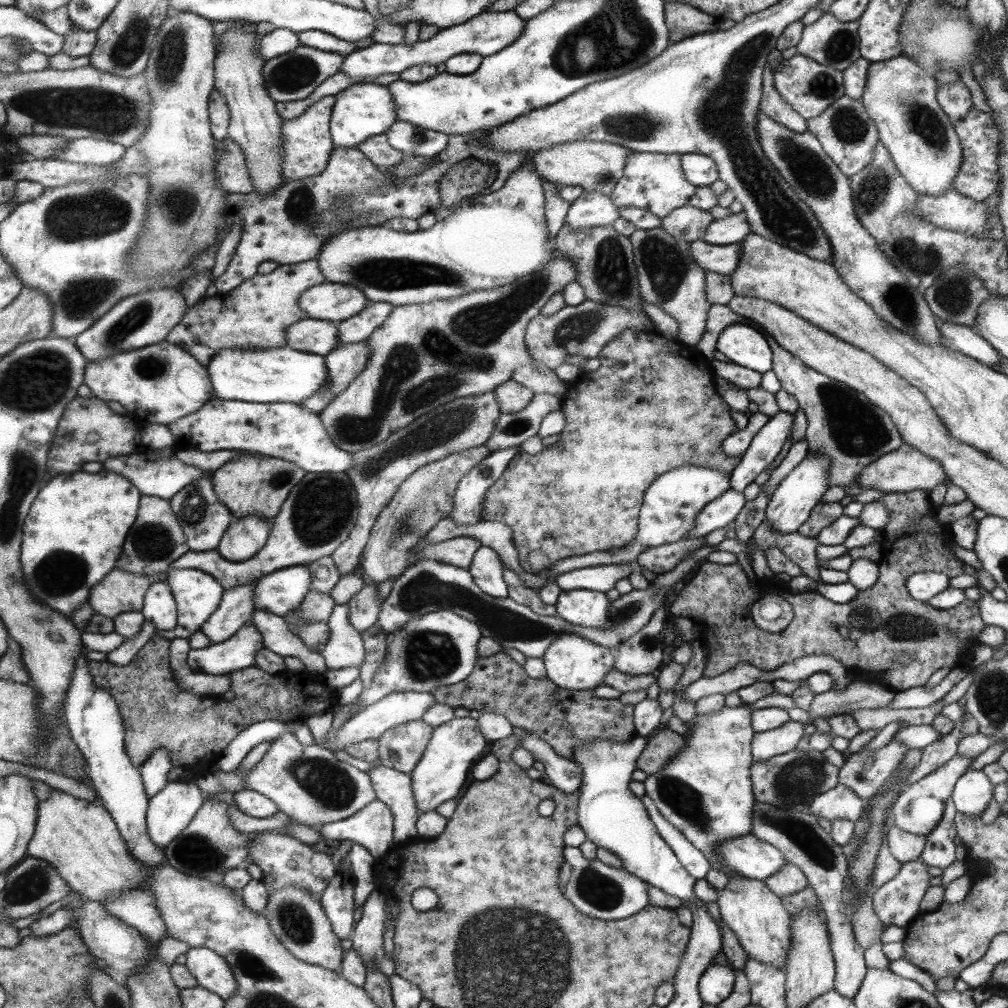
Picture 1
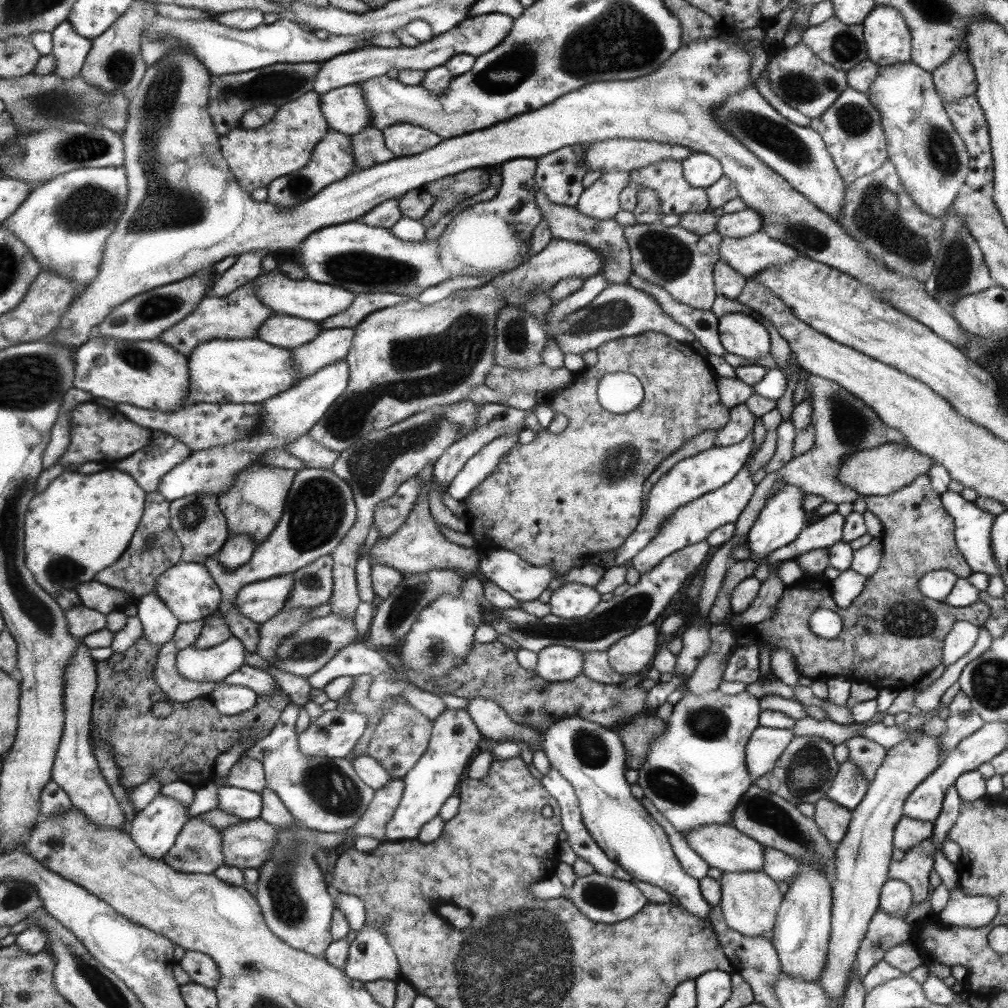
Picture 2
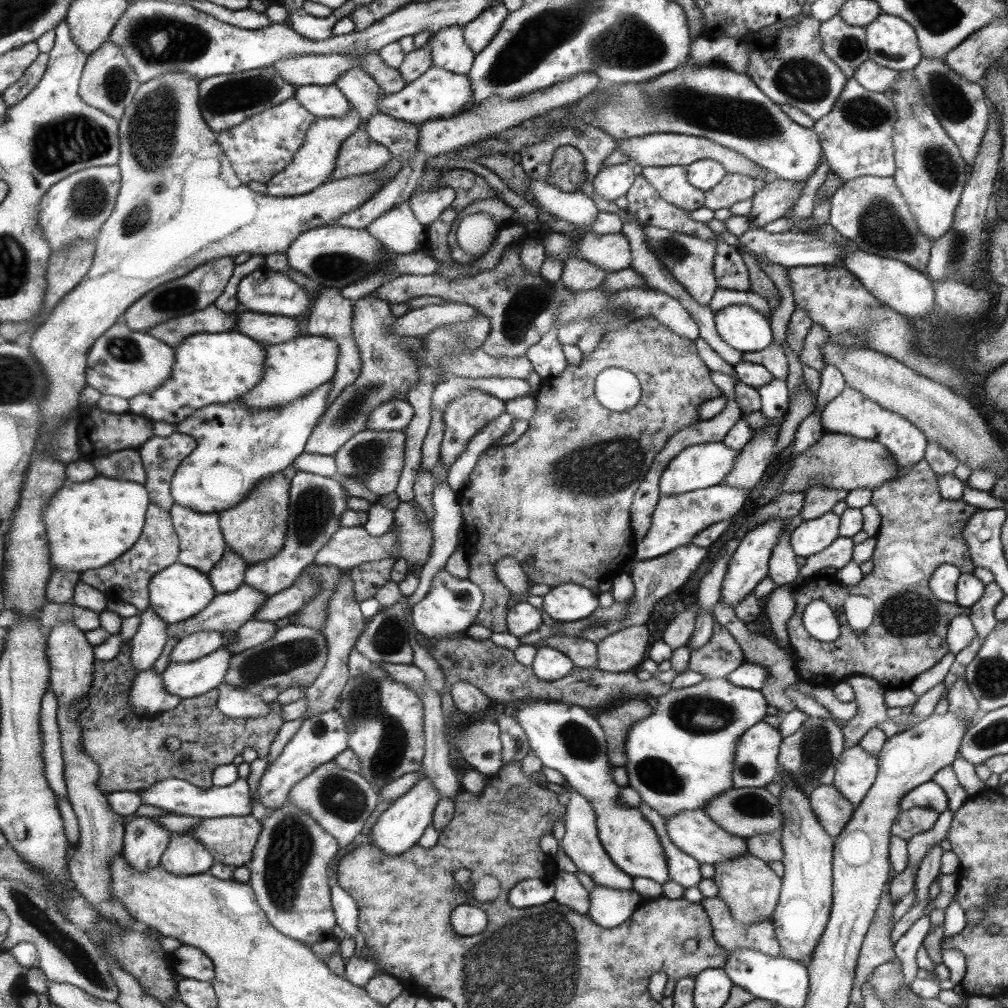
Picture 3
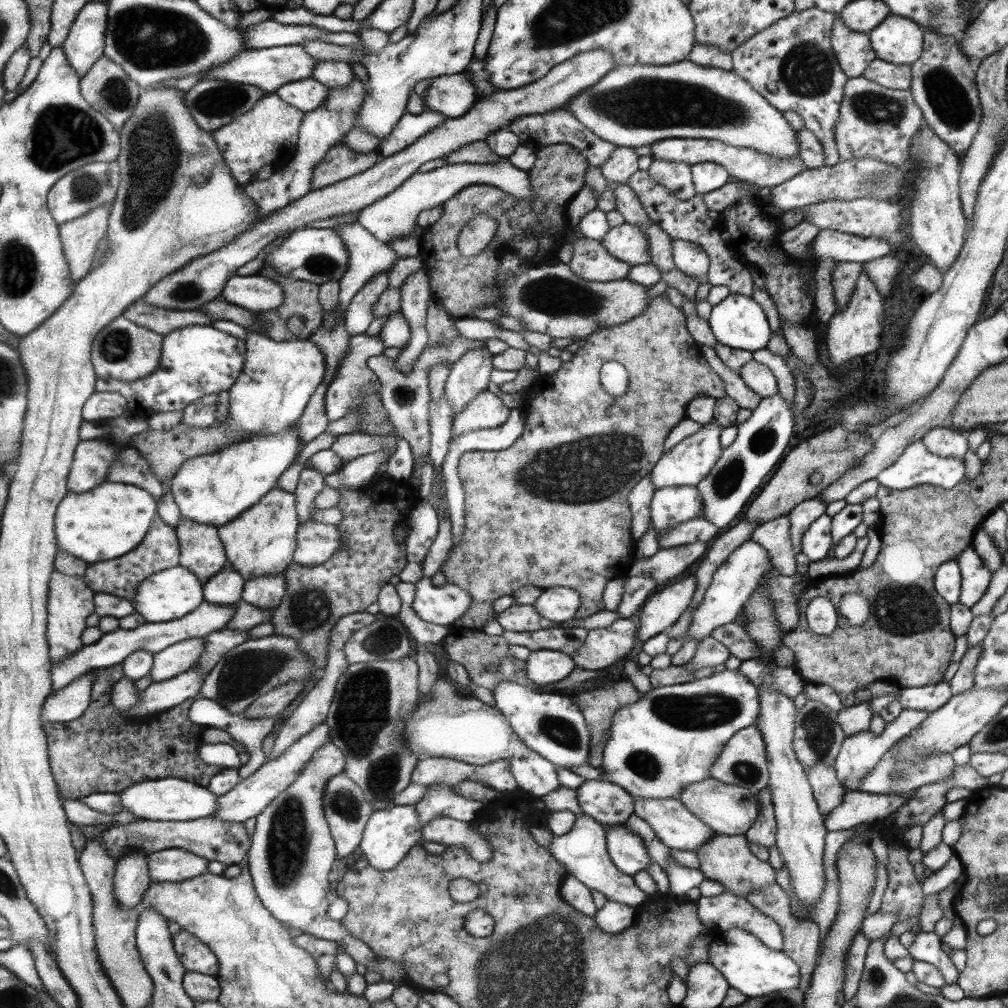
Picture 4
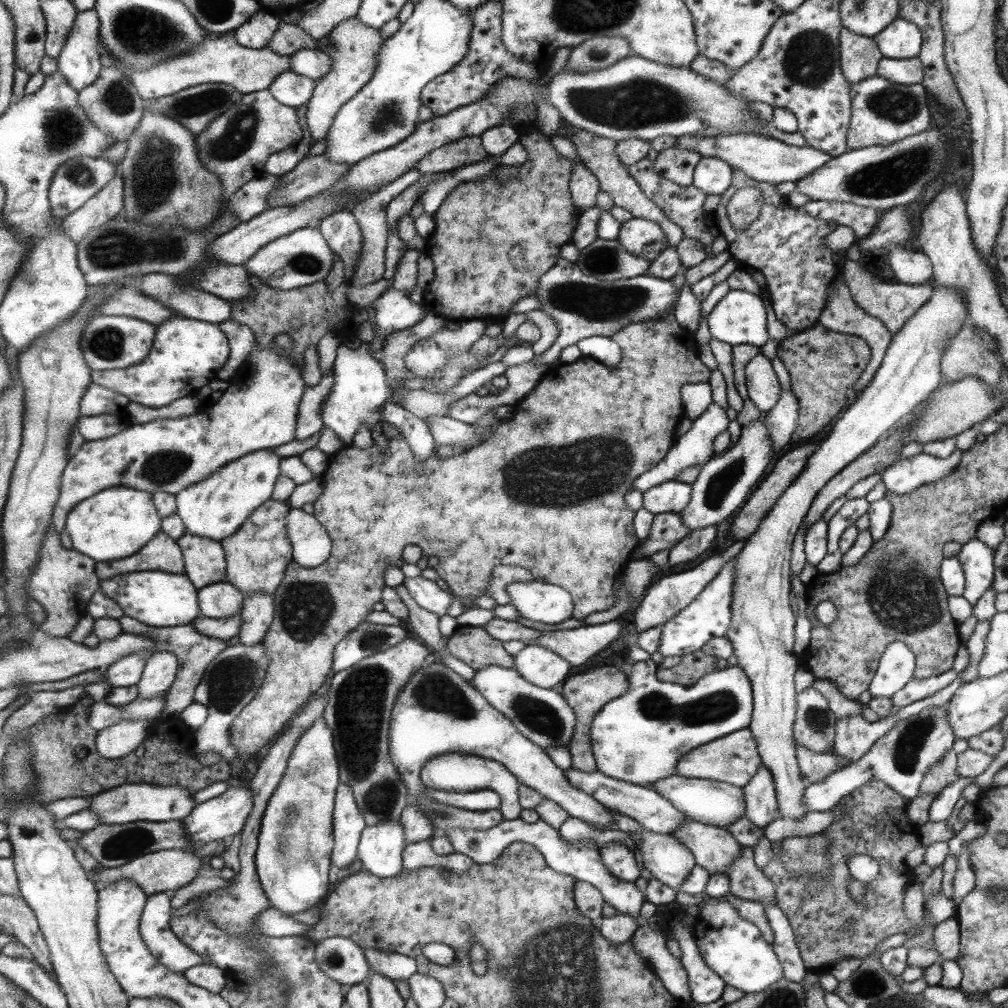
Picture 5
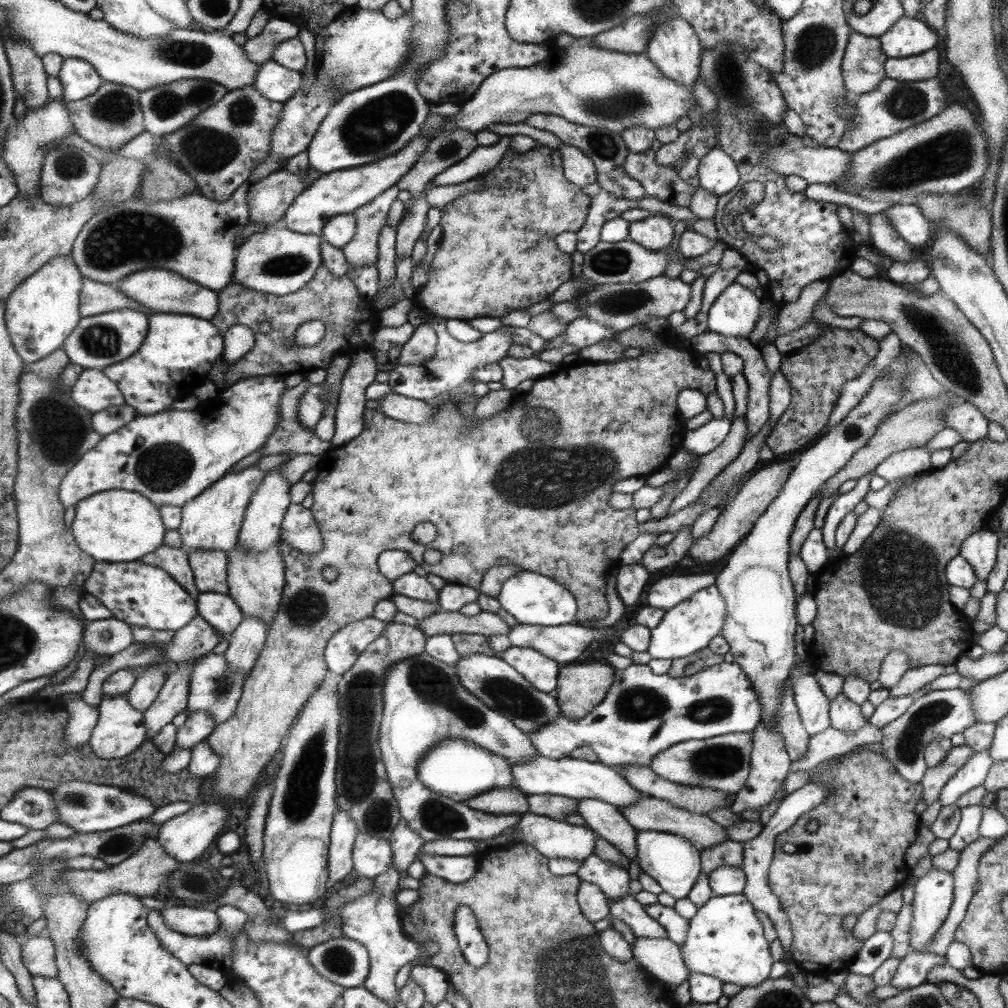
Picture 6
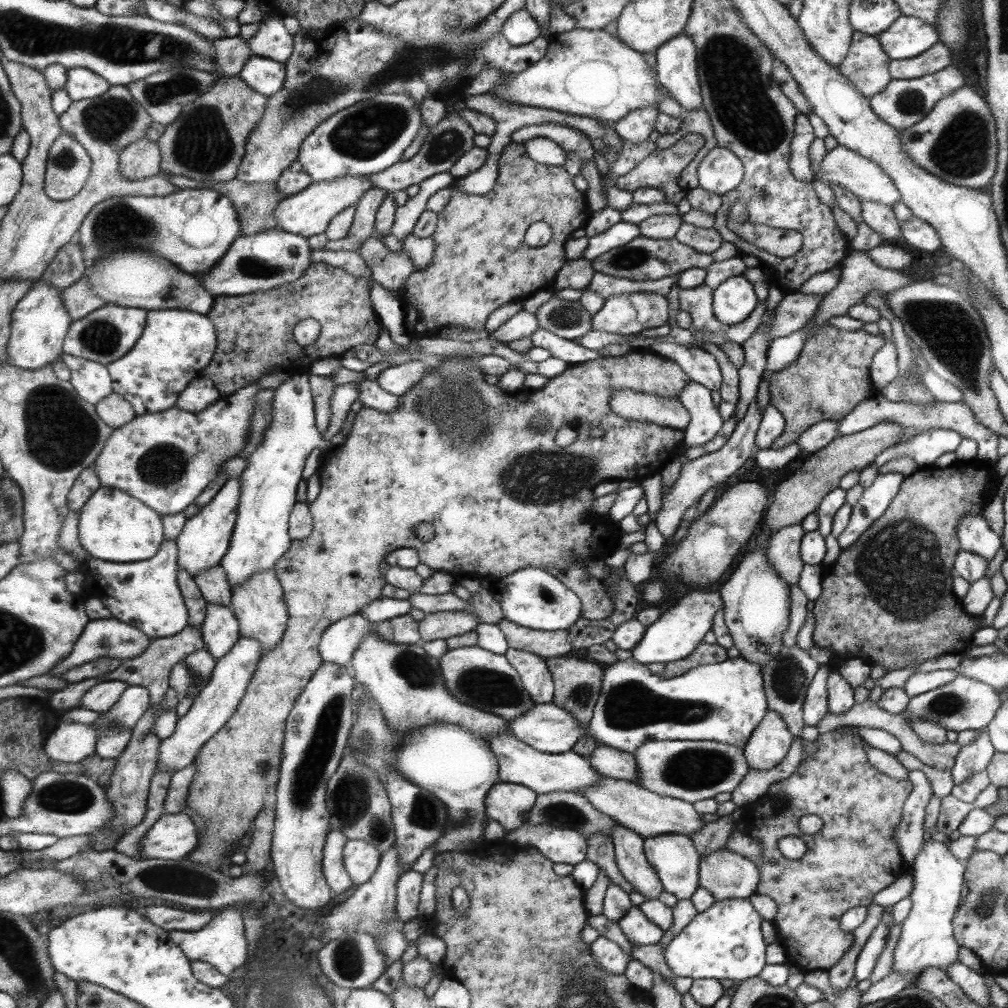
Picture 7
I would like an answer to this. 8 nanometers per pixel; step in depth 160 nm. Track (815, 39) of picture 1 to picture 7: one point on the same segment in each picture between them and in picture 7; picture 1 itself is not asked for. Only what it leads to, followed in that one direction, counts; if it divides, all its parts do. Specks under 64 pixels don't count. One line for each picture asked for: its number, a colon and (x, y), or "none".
2: (842, 46)
3: (846, 45)
4: (853, 50)
5: (859, 56)
6: (863, 64)
7: (866, 66)

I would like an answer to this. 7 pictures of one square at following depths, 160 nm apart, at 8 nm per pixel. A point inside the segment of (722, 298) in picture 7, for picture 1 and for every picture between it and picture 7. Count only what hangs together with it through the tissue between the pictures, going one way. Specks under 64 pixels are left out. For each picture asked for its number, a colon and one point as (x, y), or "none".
1: (741, 344)
2: (740, 334)
3: (744, 329)
4: (738, 322)
5: (740, 318)
6: (736, 311)

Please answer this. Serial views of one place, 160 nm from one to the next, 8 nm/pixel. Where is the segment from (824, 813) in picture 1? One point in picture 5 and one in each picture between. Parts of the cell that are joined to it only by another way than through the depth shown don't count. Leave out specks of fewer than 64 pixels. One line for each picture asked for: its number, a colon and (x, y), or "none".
2: (848, 787)
3: (855, 770)
4: (859, 753)
5: (854, 736)

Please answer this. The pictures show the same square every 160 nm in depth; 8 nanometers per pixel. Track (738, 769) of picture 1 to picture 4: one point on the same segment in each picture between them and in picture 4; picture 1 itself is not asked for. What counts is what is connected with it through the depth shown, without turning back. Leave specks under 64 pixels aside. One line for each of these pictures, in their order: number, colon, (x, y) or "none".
2: (695, 773)
3: (679, 758)
4: (667, 740)

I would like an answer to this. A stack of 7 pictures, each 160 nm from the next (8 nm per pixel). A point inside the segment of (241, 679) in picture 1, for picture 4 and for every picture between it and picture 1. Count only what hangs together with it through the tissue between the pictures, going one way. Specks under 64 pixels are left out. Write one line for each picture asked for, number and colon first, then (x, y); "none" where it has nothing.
2: (183, 746)
3: (131, 749)
4: (100, 752)

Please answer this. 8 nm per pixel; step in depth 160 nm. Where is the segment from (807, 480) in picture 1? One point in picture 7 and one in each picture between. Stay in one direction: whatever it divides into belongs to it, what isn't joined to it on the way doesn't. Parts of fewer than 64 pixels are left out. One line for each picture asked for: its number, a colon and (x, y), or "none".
2: (781, 520)
3: (748, 565)
4: (732, 584)
5: (709, 615)
6: (687, 628)
7: (679, 630)

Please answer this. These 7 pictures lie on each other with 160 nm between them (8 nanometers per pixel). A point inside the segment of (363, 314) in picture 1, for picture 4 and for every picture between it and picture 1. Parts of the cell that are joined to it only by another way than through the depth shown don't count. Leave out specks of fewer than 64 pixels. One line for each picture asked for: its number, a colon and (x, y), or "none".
2: (330, 345)
3: (291, 369)
4: (270, 394)

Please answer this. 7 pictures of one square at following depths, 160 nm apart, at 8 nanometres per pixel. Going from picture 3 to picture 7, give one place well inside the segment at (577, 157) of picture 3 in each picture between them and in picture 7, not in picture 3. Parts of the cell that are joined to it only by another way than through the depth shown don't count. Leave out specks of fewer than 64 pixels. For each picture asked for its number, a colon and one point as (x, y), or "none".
4: (535, 227)
5: (493, 238)
6: (497, 253)
7: (480, 262)

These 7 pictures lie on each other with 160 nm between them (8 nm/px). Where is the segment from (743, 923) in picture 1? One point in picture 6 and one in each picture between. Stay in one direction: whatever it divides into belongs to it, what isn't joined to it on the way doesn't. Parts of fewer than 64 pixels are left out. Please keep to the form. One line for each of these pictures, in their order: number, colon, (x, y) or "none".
2: (749, 901)
3: (747, 886)
4: (725, 859)
5: (713, 848)
6: (651, 813)

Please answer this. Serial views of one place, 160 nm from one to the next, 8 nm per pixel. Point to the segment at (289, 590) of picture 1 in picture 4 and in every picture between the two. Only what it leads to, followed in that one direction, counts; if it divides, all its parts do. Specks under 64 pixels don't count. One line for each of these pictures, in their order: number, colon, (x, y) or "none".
2: (257, 602)
3: (228, 611)
4: (114, 648)

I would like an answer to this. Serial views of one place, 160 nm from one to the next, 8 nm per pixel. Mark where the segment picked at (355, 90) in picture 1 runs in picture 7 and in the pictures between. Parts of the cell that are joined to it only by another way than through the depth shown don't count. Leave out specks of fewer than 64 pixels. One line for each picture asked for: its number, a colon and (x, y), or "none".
2: (345, 111)
3: (323, 101)
4: (307, 94)
5: (292, 89)
6: (272, 80)
7: (266, 77)

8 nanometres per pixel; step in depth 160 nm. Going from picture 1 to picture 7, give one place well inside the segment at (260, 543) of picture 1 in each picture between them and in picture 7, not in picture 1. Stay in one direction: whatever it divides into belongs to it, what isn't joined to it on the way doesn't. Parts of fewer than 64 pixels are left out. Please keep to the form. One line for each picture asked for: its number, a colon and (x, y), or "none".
2: (237, 550)
3: (228, 574)
4: (225, 588)
5: (220, 600)
6: (220, 610)
7: (220, 630)

